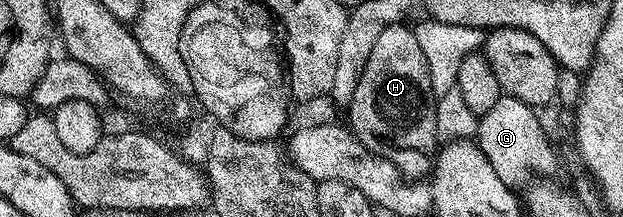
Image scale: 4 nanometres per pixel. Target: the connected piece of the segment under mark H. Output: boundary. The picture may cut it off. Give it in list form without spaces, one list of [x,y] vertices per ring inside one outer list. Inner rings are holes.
[[[404,23],[392,24],[390,28],[383,30],[383,34],[379,34],[379,39],[371,50],[371,58],[367,58],[367,66],[363,66],[359,86],[355,86],[355,94],[347,106],[347,124],[357,141],[367,146],[369,152],[393,164],[405,180],[421,182],[432,173],[439,151],[437,96],[433,93],[427,59],[423,56],[414,29],[405,27]]]

